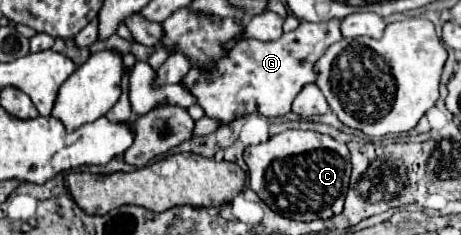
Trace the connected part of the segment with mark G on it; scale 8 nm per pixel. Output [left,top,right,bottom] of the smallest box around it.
[181,19,343,125]

